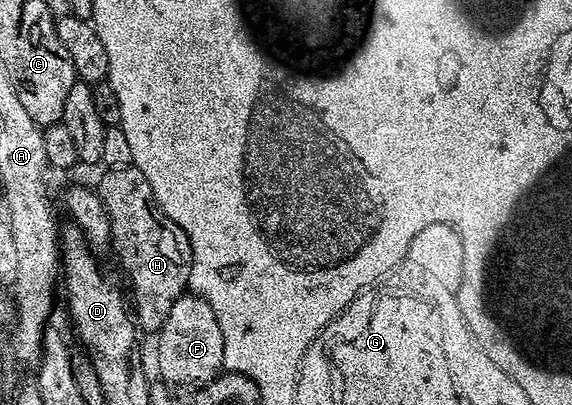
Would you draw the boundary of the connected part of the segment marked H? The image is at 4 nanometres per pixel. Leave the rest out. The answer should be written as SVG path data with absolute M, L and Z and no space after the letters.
M135 166L107 169L108 173L95 185L102 206L108 215L112 235L110 248L116 251L116 260L132 283L134 320L141 329L151 334L159 333L170 306L185 295L188 288L190 253L186 234L156 204L154 190L146 182L146 174Z

